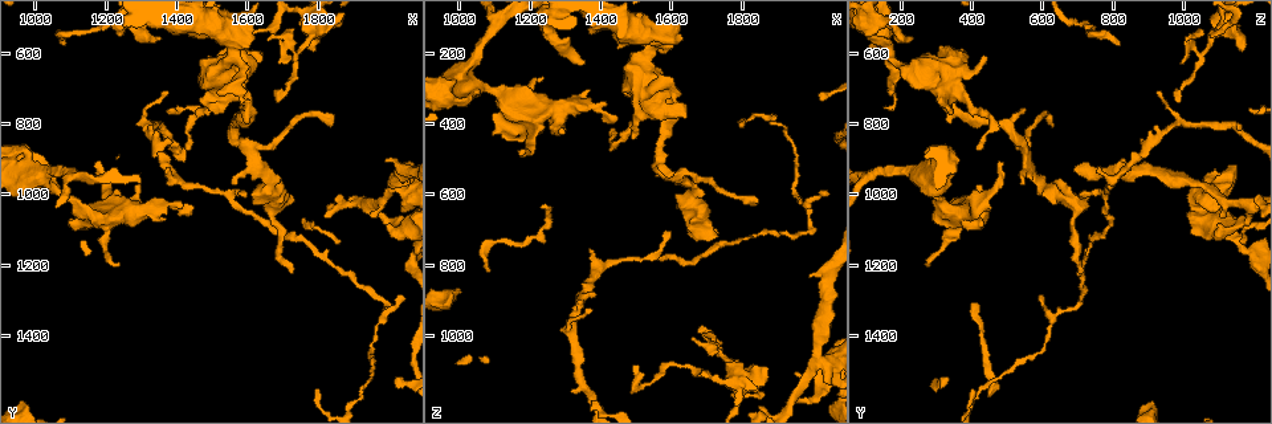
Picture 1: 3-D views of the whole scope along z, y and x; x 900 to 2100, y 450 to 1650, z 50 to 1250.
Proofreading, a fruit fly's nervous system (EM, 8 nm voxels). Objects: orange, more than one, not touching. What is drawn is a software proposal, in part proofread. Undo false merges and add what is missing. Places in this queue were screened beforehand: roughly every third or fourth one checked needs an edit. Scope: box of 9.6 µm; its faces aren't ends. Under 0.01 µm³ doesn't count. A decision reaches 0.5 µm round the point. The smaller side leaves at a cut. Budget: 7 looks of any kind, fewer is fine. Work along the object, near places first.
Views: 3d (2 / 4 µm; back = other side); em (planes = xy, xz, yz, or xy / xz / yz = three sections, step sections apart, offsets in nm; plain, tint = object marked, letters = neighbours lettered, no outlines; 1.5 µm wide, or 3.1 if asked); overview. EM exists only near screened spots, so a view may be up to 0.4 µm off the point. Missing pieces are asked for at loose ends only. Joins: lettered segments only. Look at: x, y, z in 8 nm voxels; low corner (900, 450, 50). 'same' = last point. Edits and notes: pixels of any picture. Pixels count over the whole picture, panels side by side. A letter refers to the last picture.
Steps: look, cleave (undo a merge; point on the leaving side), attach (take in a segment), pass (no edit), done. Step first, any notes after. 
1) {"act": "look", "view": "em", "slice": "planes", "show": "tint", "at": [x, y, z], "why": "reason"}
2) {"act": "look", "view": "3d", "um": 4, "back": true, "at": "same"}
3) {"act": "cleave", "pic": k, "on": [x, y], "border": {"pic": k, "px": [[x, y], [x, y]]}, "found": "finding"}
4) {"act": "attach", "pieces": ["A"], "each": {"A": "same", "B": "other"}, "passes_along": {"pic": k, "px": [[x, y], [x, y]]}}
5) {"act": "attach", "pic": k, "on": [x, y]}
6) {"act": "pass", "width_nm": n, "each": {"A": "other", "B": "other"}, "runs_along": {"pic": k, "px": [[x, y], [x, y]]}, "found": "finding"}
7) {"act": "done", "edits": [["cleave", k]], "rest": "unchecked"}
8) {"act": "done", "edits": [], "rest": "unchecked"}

{"act": "look", "view": "3d", "um": 4, "at": [1200, 1080, 310], "why": "free end"}

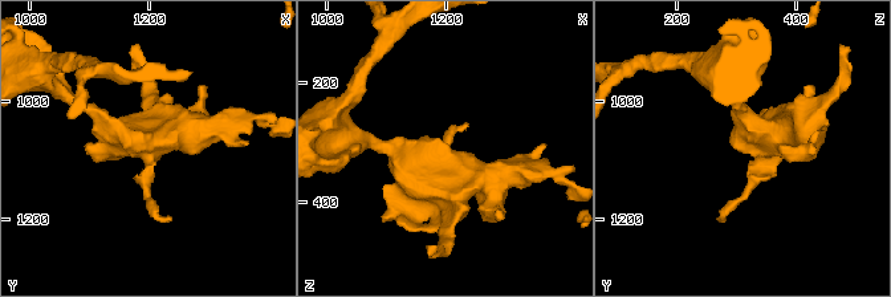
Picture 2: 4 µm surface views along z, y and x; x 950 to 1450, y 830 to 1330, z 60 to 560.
{"act": "look", "view": "em", "slice": "planes", "show": "letters", "at": [1195, 1075, 305], "why": "need the tissue"}

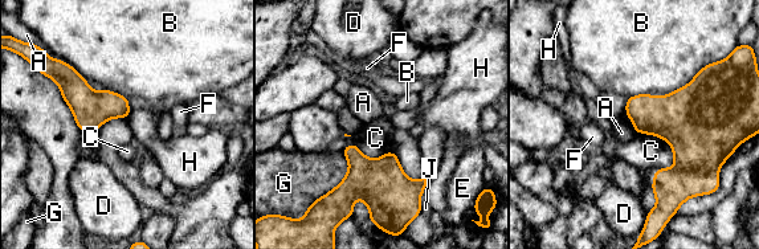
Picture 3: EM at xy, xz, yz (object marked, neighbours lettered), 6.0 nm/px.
{"act": "pass", "each": {"A": "other", "B": "other", "C": "other", "D": "other", "E": "other", "F": "other", "G": "other", "H": "other", "J": "other"}, "border": {"pic": 3, "px": [[624, 113], [635, 129]]}, "found": "none of them fits"}

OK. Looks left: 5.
{"act": "look", "view": "3d", "um": 4, "back": true, "at": [1350, 550, 230], "why": "free end"}

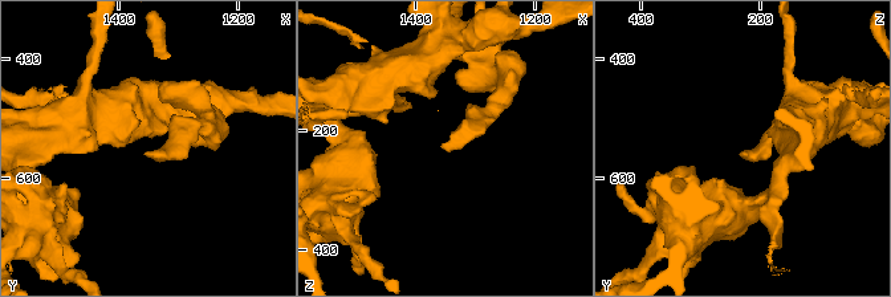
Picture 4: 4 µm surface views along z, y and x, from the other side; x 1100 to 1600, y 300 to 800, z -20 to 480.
{"act": "look", "view": "em", "slice": "yz", "step": 4, "show": "tint", "at": [1350, 550, 225]}

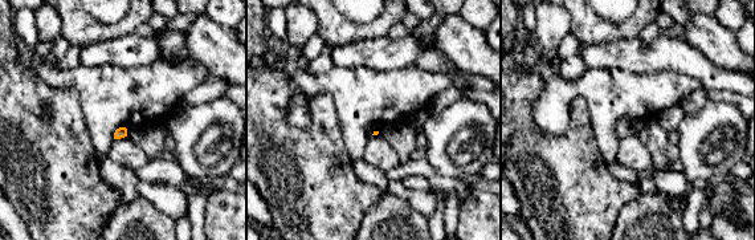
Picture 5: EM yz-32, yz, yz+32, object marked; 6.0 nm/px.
{"act": "look", "view": "em", "slice": "planes", "show": "letters", "at": "same", "why": "cut it another way"}

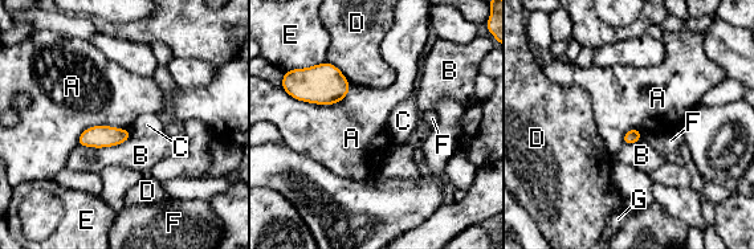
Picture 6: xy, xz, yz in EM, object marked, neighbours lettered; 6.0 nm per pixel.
{"act": "pass", "each": {"A": "other", "B": "other", "C": "other", "D": "other", "E": "other", "F": "other", "G": "other"}, "border": {"pic": 6, "px": [[350, 84], [331, 103], [289, 94]]}, "found": "none of them fits"}

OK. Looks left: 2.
{"act": "look", "view": "3d", "um": 2, "at": [2000, 1310, 700], "why": "abrupt turn"}

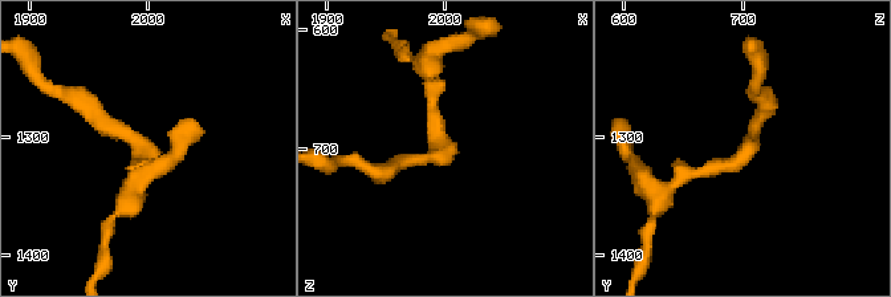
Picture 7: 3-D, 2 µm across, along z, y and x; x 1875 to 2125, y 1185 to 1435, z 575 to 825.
{"act": "look", "view": "em", "slice": "planes", "show": "letters", "at": [1996, 1310, 708], "why": "need the tissue"}

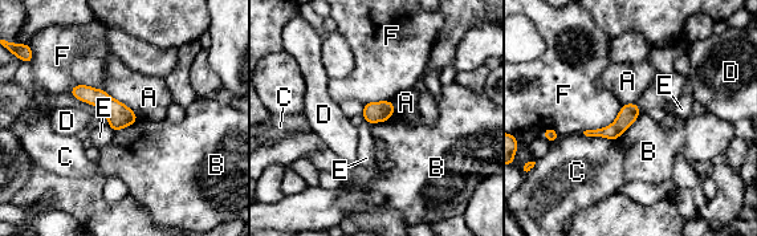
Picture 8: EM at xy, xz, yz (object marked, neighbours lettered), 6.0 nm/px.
{"act": "pass", "width_nm": 120, "each": {"A": "other", "B": "other", "C": "other", "D": "other", "E": "other", "F": "other"}, "runs_along": {"pic": 8, "px": [[74, 90], [133, 118]]}, "found": "all the same neuron"}

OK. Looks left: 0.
{"act": "done", "edits": [], "rest": "unchecked"}

